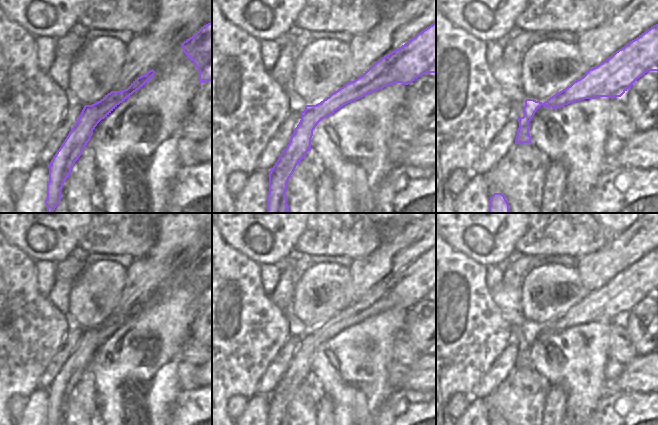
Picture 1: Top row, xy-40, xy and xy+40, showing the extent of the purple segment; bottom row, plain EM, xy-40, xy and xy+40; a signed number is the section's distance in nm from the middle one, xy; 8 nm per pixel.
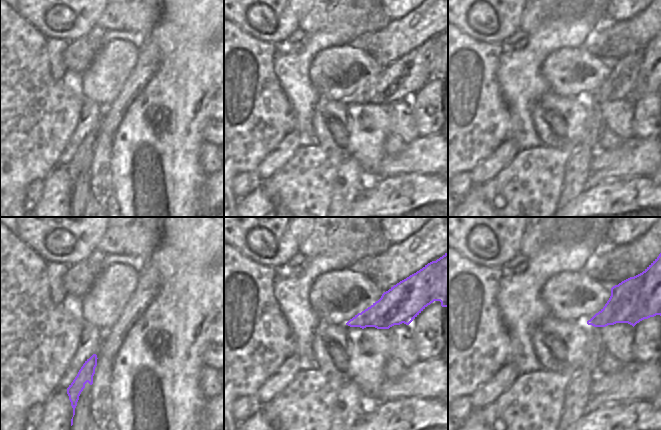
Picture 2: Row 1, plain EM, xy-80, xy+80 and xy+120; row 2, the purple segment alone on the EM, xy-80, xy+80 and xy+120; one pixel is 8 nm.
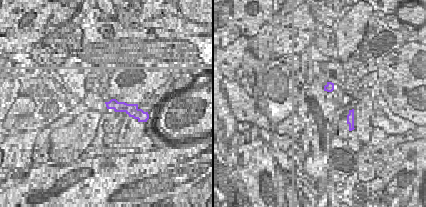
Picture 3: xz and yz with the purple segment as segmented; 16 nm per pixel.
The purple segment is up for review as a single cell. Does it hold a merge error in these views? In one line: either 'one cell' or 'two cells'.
two cells

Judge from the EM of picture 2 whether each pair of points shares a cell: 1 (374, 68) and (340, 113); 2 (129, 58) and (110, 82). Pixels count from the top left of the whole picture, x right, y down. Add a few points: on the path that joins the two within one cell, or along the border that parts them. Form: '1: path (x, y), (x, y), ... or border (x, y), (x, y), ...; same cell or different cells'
1: border (322, 97), (332, 100), (345, 100); different cells
2: path (123, 64), (111, 76); same cell

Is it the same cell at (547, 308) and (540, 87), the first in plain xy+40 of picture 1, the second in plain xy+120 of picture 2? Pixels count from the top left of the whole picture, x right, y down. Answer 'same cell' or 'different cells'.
different cells

